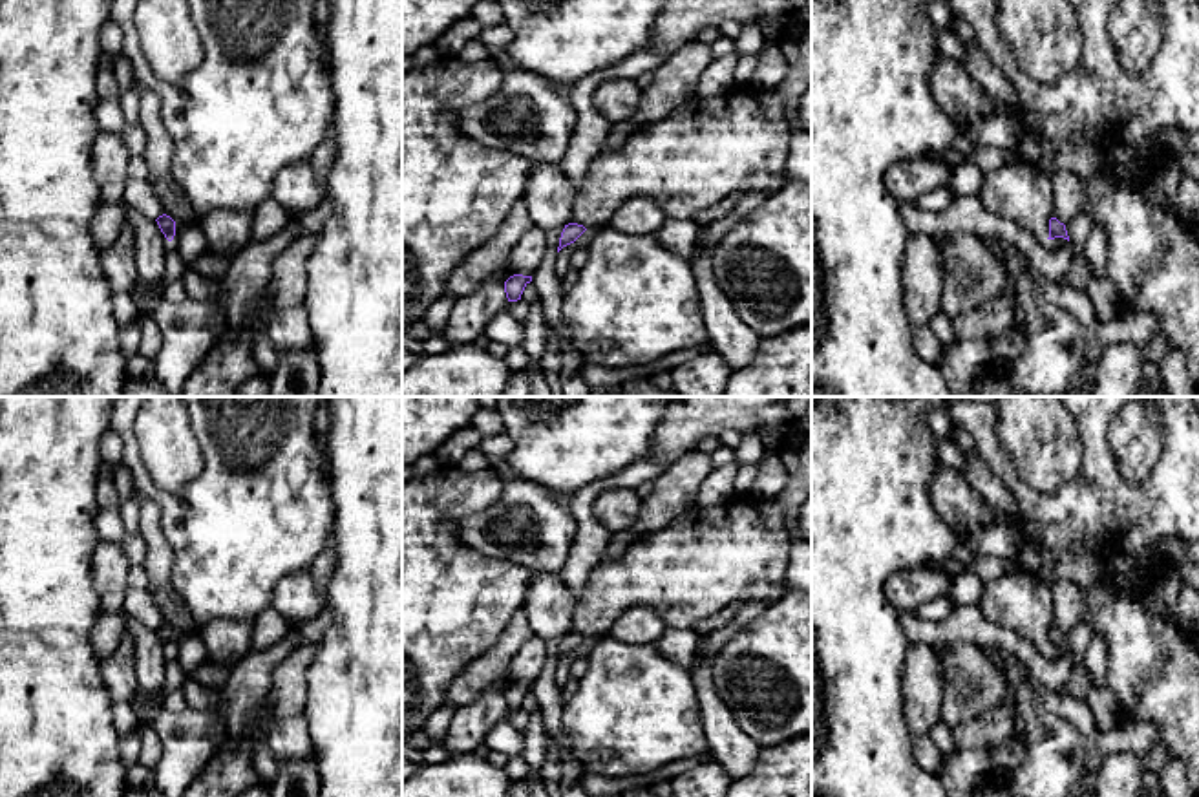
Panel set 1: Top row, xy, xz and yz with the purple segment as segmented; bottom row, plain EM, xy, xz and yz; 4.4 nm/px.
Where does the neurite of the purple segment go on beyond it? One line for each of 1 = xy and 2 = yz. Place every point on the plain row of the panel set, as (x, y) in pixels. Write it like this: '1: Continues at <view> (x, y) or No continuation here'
1: No continuation here
2: No continuation here

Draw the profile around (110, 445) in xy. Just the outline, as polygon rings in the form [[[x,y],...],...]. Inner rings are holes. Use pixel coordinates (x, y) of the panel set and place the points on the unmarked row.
[[[108,430],[99,442],[99,450],[104,462],[122,462],[124,444],[117,431]]]

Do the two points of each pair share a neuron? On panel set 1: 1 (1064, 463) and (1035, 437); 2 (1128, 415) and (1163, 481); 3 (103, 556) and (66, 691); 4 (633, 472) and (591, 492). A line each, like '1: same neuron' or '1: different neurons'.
1: same neuron
2: different neurons
3: different neurons
4: same neuron

